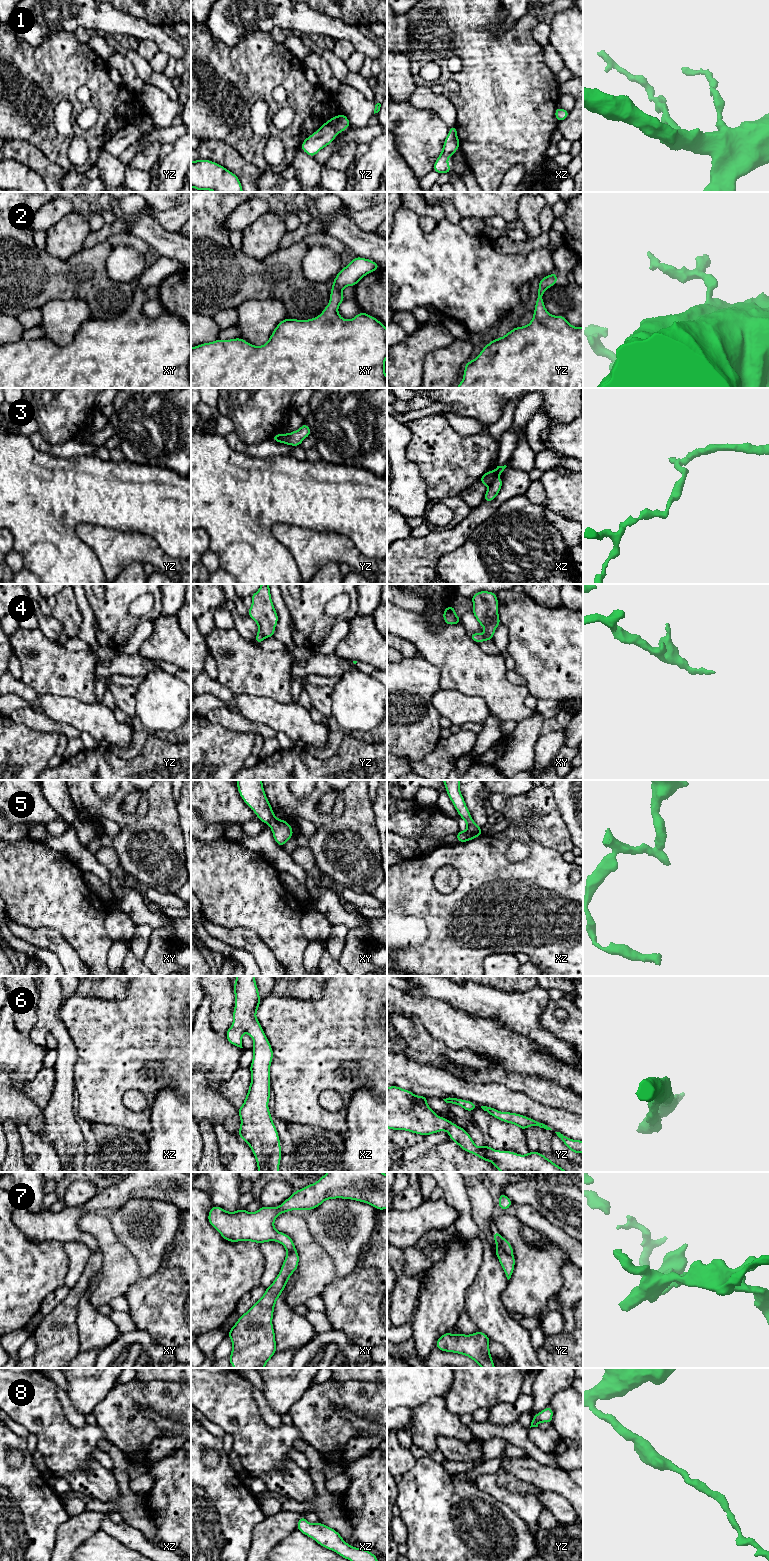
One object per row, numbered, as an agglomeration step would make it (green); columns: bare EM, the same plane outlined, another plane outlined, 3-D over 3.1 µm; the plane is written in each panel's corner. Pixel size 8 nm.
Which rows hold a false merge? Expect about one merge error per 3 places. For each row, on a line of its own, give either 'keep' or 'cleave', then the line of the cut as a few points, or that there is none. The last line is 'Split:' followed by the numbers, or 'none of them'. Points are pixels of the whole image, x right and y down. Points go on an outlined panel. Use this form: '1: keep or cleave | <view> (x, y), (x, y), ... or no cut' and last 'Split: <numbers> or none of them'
1: keep | no cut
2: keep | no cut
3: cleave | xz (497, 474), (488, 486)
4: keep | no cut
5: cleave | xz (466, 831), (467, 840)
6: keep | no cut
7: cleave | yz (500, 1237), (503, 1249), (512, 1255)
8: keep | no cut
Split: 3, 5, 7

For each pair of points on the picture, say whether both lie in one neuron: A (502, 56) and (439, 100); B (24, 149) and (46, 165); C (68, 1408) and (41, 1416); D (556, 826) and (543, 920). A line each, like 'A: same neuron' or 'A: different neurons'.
A: different neurons
B: same neuron
C: different neurons
D: different neurons

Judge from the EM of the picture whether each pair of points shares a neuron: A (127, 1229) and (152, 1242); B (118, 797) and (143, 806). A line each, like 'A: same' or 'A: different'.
A: same
B: same

